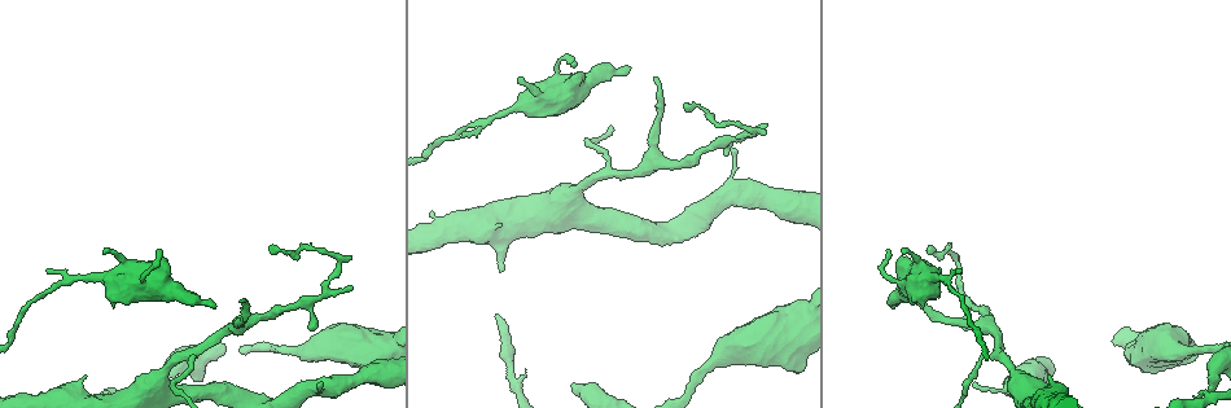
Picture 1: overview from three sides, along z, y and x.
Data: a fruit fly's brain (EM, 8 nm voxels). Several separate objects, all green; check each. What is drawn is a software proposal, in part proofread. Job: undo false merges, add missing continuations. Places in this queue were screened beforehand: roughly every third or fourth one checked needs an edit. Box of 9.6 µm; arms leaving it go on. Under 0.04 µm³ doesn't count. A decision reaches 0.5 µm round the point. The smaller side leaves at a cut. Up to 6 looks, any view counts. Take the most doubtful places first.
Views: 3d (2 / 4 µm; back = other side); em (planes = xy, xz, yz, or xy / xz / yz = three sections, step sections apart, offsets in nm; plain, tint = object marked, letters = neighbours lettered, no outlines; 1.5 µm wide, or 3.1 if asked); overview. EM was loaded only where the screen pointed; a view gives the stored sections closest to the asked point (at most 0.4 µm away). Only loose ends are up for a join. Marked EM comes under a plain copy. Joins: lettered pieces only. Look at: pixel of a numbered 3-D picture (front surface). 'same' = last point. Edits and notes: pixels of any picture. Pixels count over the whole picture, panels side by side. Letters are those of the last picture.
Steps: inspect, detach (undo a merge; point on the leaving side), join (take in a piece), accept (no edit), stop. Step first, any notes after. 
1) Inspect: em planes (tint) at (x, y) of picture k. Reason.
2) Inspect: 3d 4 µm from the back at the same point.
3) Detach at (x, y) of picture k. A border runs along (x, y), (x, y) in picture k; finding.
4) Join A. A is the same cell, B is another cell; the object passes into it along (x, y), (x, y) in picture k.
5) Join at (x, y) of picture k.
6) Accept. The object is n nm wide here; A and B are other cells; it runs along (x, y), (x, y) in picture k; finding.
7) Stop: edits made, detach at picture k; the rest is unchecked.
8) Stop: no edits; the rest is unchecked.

Inspect: em xy step 4 (tint) at (577, 385) of picture 1. An open end.

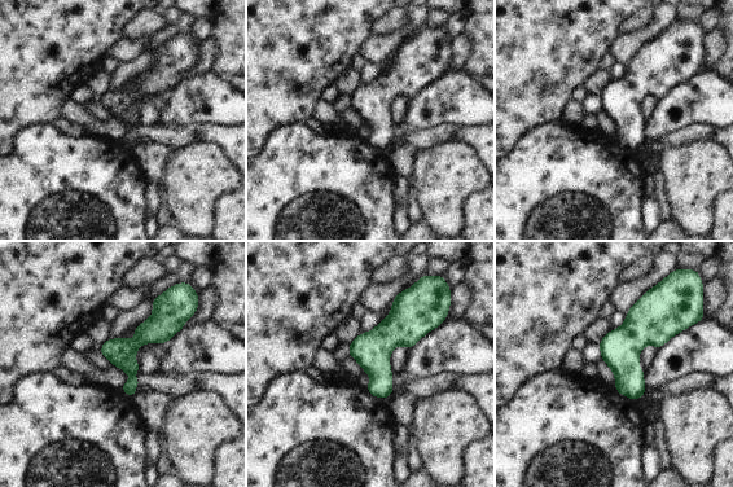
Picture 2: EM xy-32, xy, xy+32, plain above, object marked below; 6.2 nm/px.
Inspect: em planes (letters) at the same point.

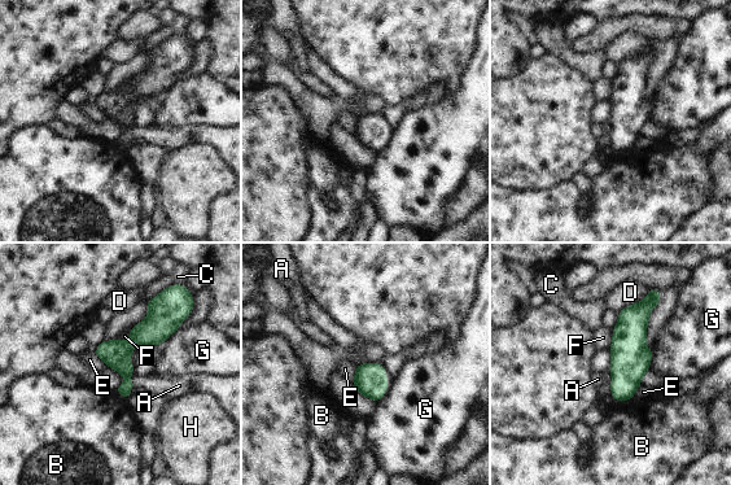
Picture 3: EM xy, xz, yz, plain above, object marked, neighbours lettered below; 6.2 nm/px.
Accept. A, B, C, D, E, F, G and H are other cells; a border runs along (357, 366), (351, 383) in picture 3; no lettered piece goes on from it.

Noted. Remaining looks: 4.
Inspect: 3d 2 µm at (163, 258) of picture 1. Thick end.

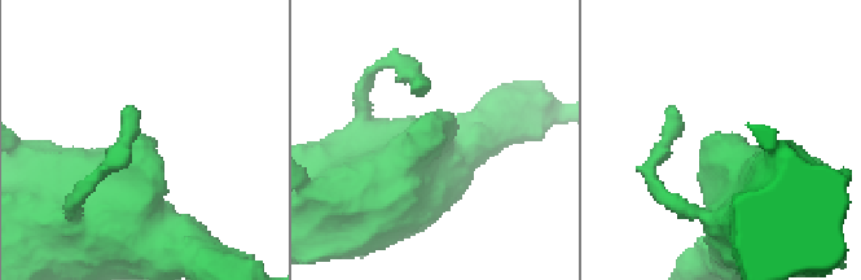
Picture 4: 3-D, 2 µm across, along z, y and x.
Inspect: em planes (letters) at (425, 116) of picture 4. Shape alone is not enough.

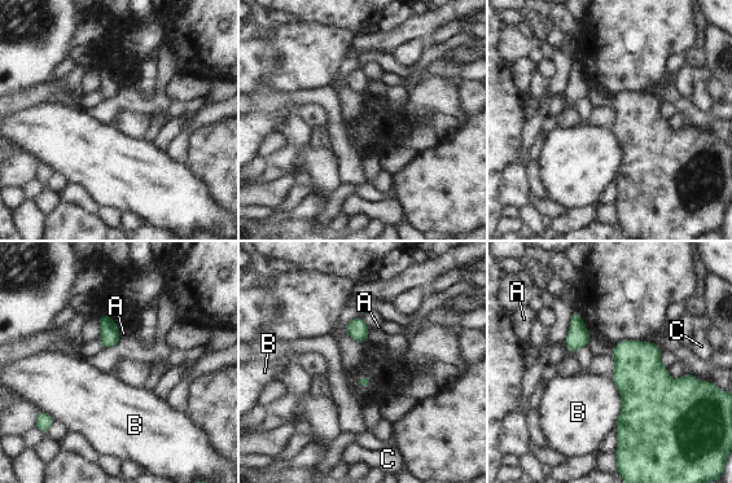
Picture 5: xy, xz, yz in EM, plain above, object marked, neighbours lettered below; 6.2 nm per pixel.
Accept. The object is 280 nm wide here; A, B and C are other cells; a border runs along (610, 377), (621, 395), (616, 429) in picture 5; none of them fits.

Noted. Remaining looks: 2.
Stop: no edits; the rest is unchecked.

